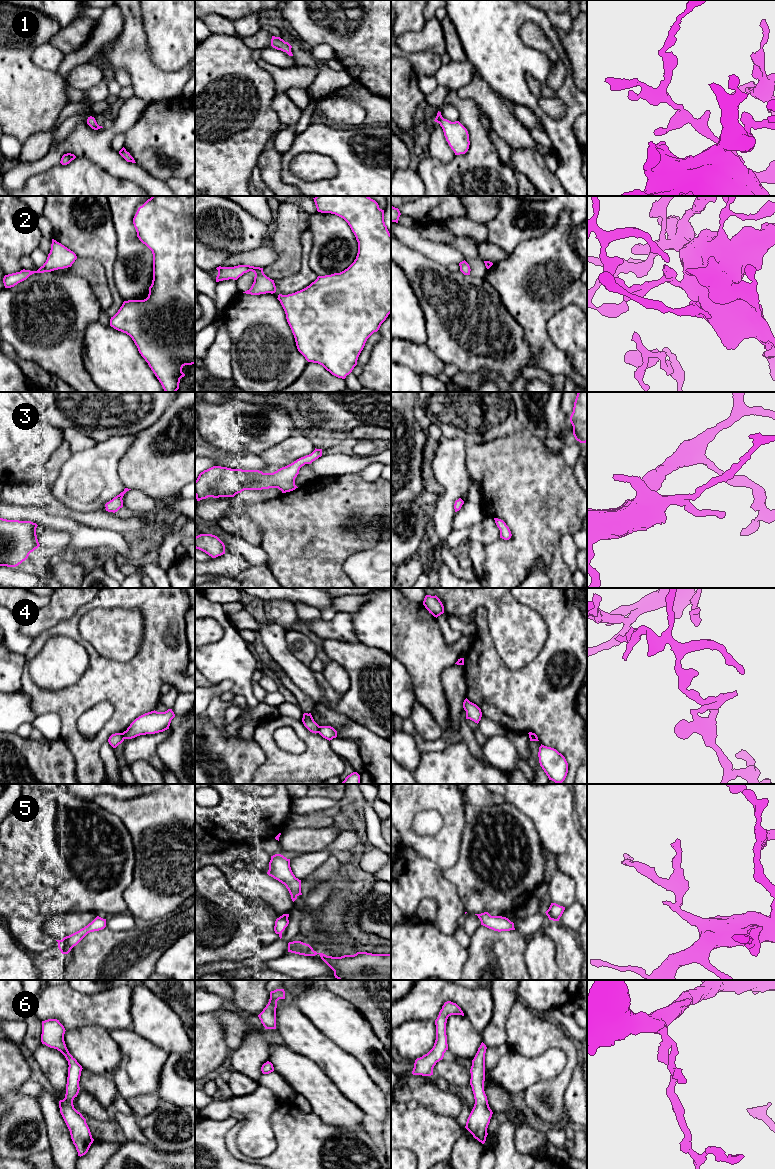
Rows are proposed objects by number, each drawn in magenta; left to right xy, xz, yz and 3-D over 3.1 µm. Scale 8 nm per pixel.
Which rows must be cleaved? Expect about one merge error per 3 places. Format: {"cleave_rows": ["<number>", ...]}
{"cleave_rows": ["4"]}

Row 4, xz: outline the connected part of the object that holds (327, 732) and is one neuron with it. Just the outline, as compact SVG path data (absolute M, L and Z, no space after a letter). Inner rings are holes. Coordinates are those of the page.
M319 726L319 734L329 741L337 737L337 731L331 726Z

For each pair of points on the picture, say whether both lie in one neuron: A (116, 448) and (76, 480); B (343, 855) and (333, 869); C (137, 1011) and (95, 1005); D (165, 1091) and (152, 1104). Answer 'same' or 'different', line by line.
A: same
B: different
C: different
D: different

